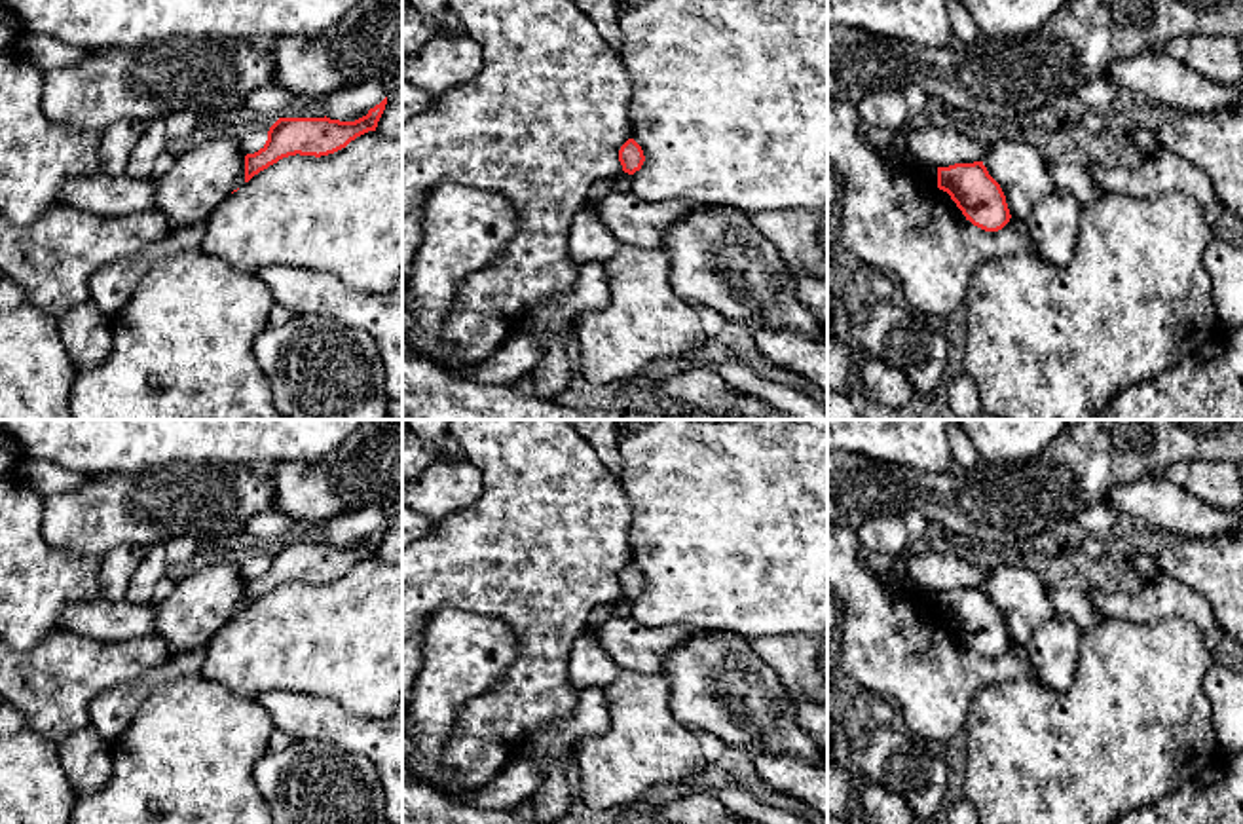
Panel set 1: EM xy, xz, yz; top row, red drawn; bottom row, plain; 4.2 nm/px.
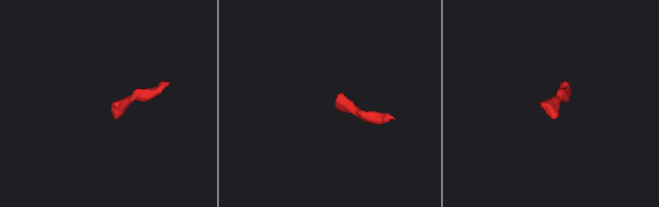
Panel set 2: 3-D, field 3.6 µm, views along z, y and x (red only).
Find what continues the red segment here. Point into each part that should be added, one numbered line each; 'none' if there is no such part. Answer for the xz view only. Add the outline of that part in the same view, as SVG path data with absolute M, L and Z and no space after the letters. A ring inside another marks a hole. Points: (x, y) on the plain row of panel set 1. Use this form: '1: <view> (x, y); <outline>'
none

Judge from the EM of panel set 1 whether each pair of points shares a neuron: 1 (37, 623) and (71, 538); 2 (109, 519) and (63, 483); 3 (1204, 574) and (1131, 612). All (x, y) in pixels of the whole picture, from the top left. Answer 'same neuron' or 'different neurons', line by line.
1: different neurons
2: different neurons
3: different neurons

